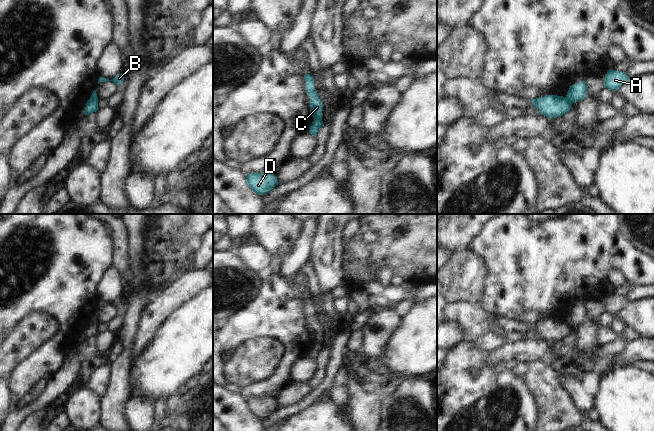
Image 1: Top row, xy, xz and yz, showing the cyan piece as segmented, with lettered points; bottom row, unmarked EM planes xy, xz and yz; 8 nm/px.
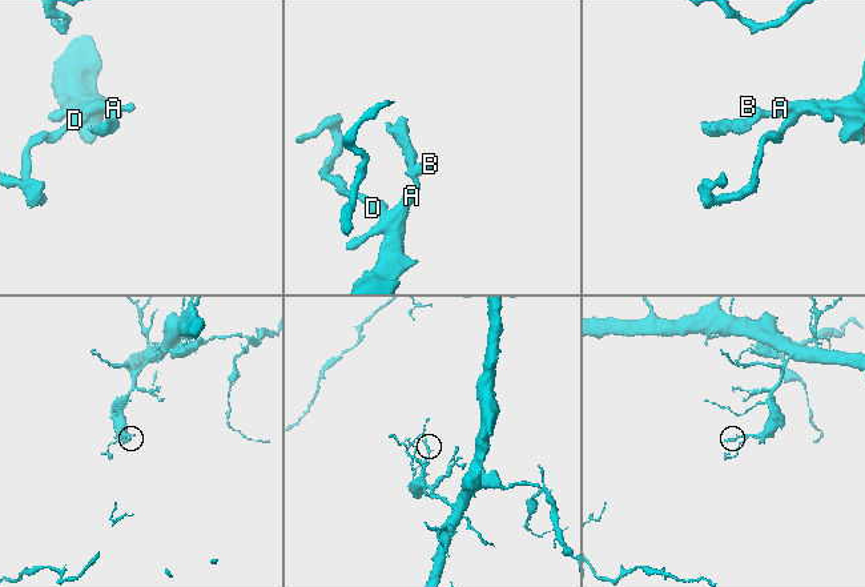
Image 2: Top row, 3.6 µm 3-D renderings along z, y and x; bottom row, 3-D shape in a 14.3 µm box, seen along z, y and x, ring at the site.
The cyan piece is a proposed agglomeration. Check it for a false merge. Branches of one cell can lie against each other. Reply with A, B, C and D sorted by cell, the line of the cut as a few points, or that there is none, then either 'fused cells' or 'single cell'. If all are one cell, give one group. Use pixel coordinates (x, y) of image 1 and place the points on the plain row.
A B D / C | xz (321, 342), (314, 344) | fused cells

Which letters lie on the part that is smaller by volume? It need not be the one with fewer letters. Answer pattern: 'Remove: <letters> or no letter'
Remove: C

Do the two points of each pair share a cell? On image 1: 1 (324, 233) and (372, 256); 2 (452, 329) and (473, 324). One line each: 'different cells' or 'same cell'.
1: different cells
2: different cells

